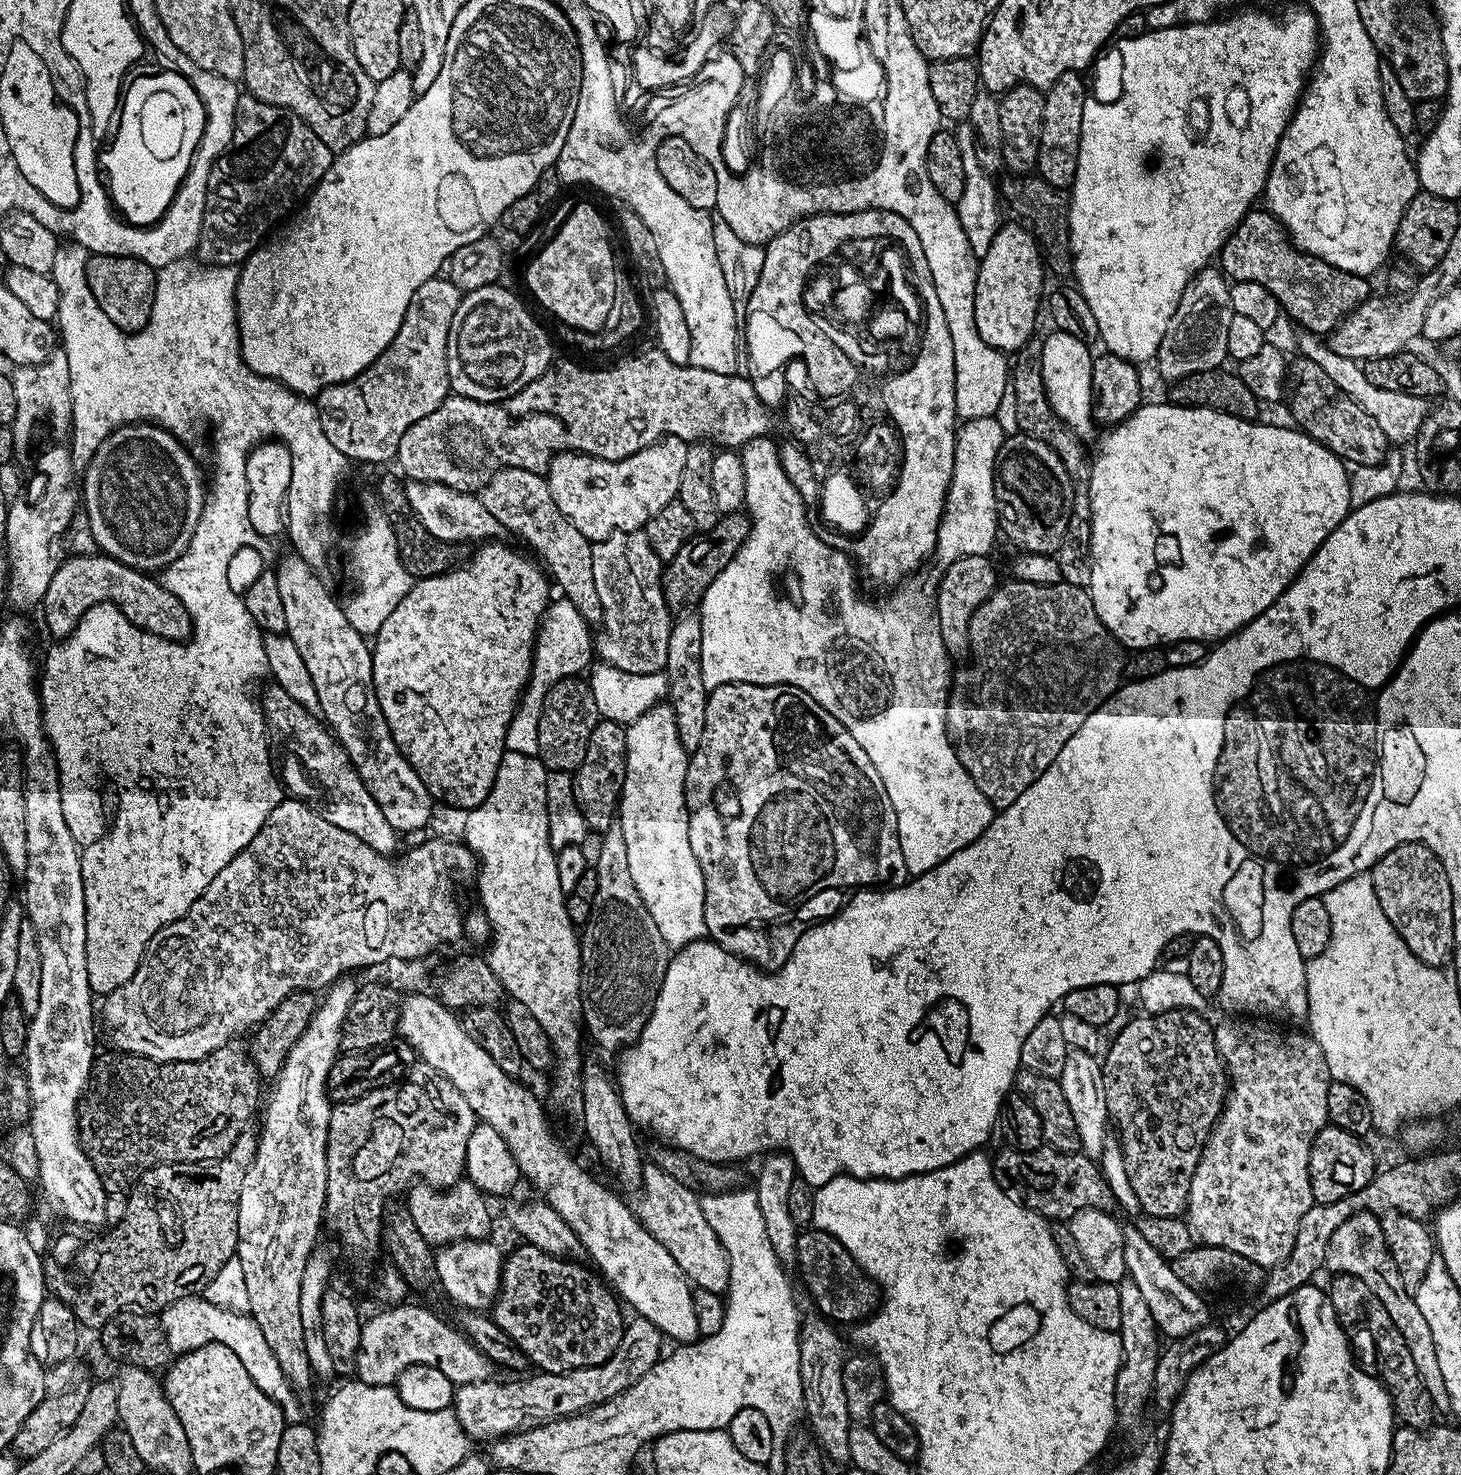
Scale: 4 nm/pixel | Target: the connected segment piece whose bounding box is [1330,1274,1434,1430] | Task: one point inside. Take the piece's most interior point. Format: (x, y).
(1354, 1302)

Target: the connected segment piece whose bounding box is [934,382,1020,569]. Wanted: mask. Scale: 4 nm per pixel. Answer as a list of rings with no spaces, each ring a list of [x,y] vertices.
[[[1008,383],[995,416],[974,418],[963,421],[956,434],[956,449],[954,450],[954,466],[952,481],[948,487],[948,496],[944,499],[944,517],[940,520],[940,537],[936,539],[934,560],[940,563],[941,569],[948,568],[958,558],[963,556],[988,556],[998,537],[998,513],[996,510],[996,455],[1002,446],[1005,435],[1019,433],[1018,416],[1015,413],[1014,386]]]

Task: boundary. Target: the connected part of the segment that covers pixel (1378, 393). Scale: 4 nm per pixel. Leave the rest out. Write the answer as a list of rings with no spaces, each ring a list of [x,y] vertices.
[[[1301,331],[1299,335],[1300,337],[1296,340],[1297,346],[1300,347],[1299,355],[1306,357],[1310,362],[1315,362],[1325,372],[1326,378],[1332,379],[1334,386],[1338,386],[1338,390],[1342,390],[1347,396],[1354,398],[1354,402],[1358,406],[1362,406],[1362,410],[1366,410],[1366,414],[1370,414],[1370,418],[1374,418],[1374,422],[1378,422],[1378,426],[1382,426],[1382,434],[1386,434],[1389,441],[1415,441],[1418,430],[1430,411],[1429,405],[1424,405],[1427,404],[1425,397],[1413,396],[1411,391],[1401,390],[1396,386],[1385,386],[1375,379],[1369,378],[1357,361],[1342,358],[1342,354],[1334,354],[1334,350],[1330,350],[1327,342],[1317,336],[1315,332]]]

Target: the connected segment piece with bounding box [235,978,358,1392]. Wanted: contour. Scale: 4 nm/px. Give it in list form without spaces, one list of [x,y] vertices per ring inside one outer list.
[[[341,978],[331,985],[323,993],[322,999],[319,1001],[314,1018],[310,1022],[310,1026],[306,1026],[306,1030],[302,1034],[302,1038],[298,1038],[298,1042],[294,1042],[294,1046],[290,1050],[290,1054],[286,1058],[286,1062],[280,1067],[280,1072],[274,1077],[276,1084],[272,1088],[272,1093],[267,1093],[266,1107],[264,1112],[264,1125],[258,1128],[258,1139],[256,1142],[256,1157],[252,1159],[252,1165],[246,1170],[246,1178],[242,1182],[242,1194],[238,1202],[238,1242],[236,1243],[235,1259],[242,1262],[242,1270],[246,1273],[246,1294],[250,1294],[250,1306],[248,1312],[251,1317],[256,1320],[258,1326],[262,1330],[263,1337],[266,1338],[267,1345],[274,1352],[274,1356],[278,1358],[278,1364],[282,1368],[285,1378],[288,1379],[291,1387],[297,1391],[304,1390],[311,1386],[314,1381],[314,1373],[310,1366],[310,1358],[306,1358],[306,1350],[304,1349],[304,1331],[302,1330],[302,1274],[306,1271],[306,1262],[308,1257],[316,1251],[320,1236],[320,1219],[325,1219],[324,1199],[326,1198],[326,1174],[328,1167],[326,1166],[326,1146],[328,1145],[328,1127],[330,1126],[330,1114],[333,1105],[328,1104],[330,1093],[328,1090],[328,1075],[334,1066],[337,1056],[341,1055],[340,1031],[344,1025],[346,1014],[350,1010],[350,1002],[354,998],[358,984],[357,981],[348,980],[352,978]]]

